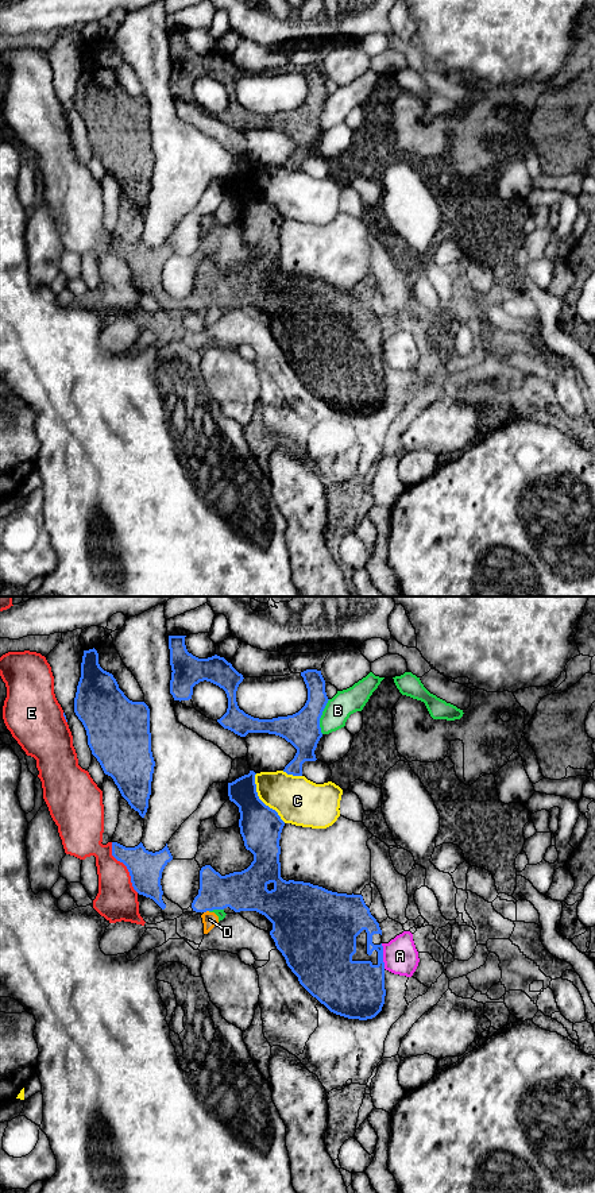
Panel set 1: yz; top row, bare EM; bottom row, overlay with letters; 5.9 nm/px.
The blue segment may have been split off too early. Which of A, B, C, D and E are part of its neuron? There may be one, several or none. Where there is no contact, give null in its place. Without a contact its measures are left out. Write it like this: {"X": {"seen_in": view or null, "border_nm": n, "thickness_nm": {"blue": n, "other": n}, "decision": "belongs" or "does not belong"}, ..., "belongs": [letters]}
{"A": {"seen_in": "yz", "border_nm": 150, "thickness_nm": {"blue": 340, "other": 200}, "decision": "does not belong"}, "B": {"seen_in": "yz", "border_nm": 220, "thickness_nm": {"blue": 220, "other": 160}, "decision": "does not belong"}, "C": {"seen_in": "yz", "border_nm": 340, "thickness_nm": {"blue": 260, "other": 280}, "decision": "does not belong"}, "D": {"seen_in": "yz", "border_nm": 40, "thickness_nm": {"blue": 240, "other": 90}, "decision": "does not belong"}, "E": {"seen_in": "yz", "border_nm": 340, "thickness_nm": {"blue": 200, "other": 240}, "decision": "does not belong"}, "belongs": []}

